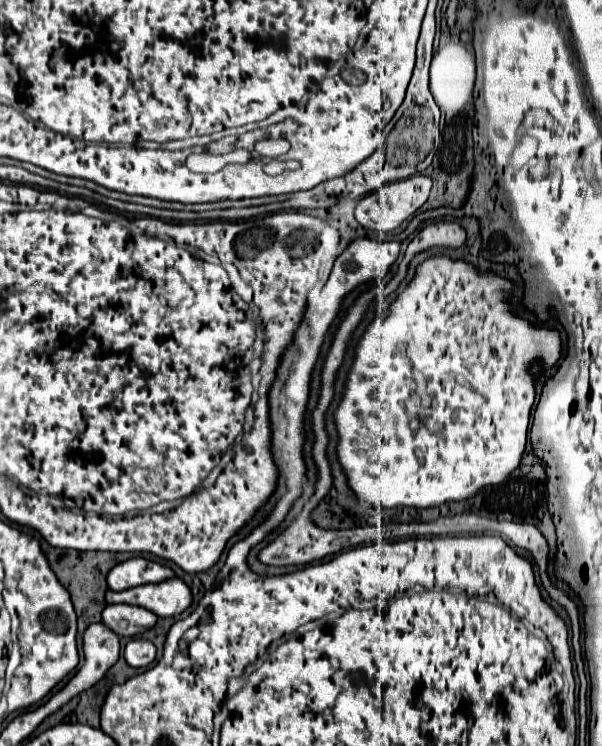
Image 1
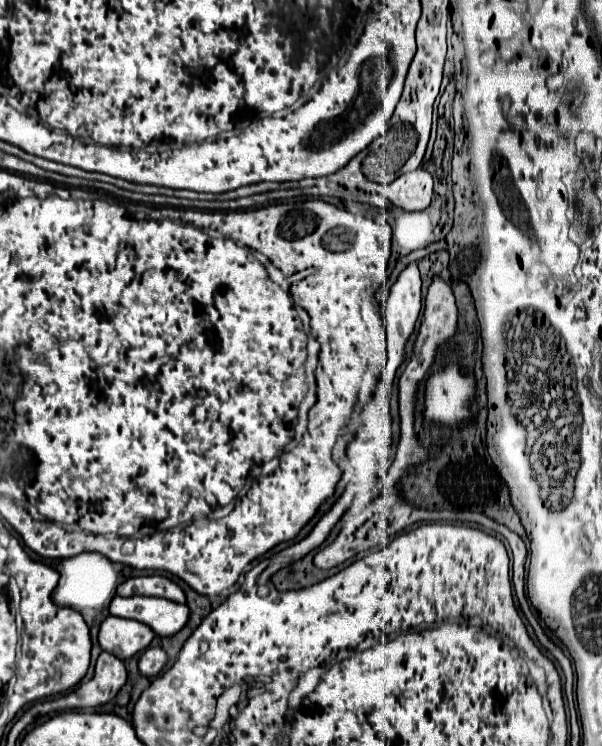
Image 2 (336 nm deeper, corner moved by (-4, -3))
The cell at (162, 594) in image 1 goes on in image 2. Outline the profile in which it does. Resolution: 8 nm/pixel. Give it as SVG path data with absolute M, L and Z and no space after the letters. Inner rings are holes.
M114 596L114 600L110 602L110 614L118 618L138 620L154 628L154 634L162 638L180 632L188 620L188 608L184 604L148 596Z

